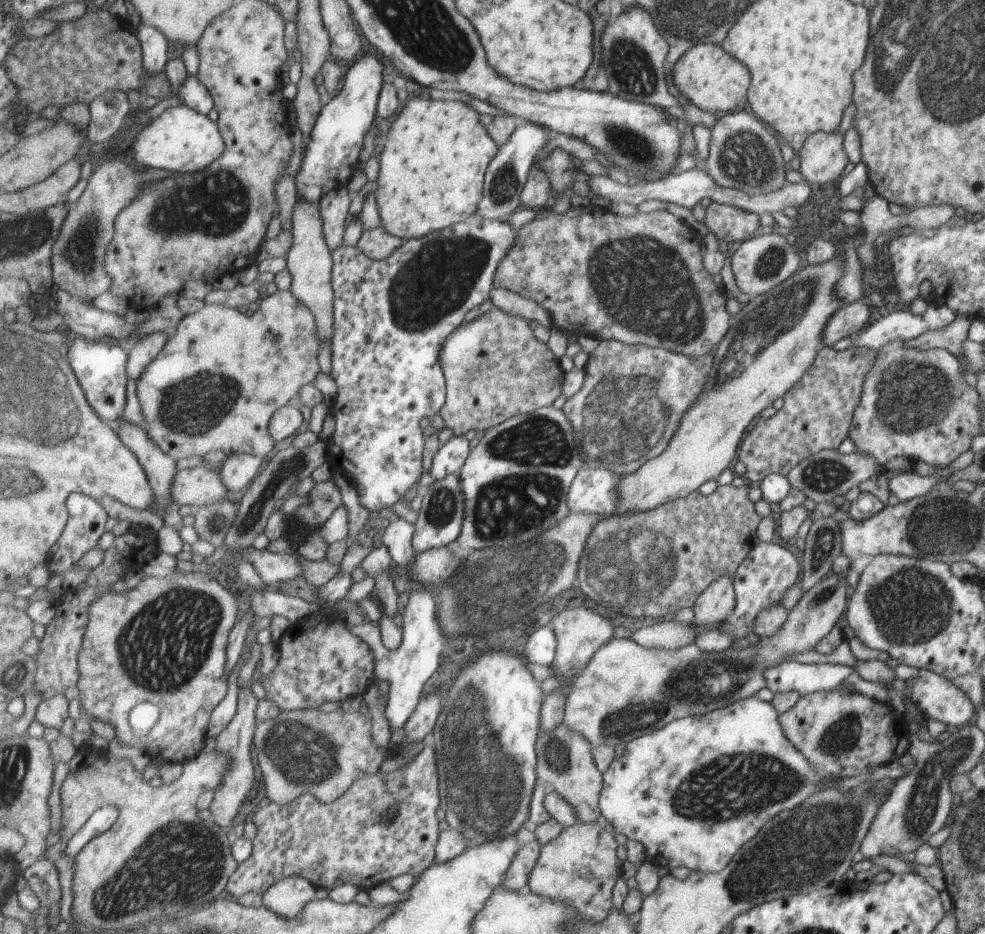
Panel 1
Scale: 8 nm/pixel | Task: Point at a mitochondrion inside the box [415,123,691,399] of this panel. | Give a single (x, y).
(491, 367)

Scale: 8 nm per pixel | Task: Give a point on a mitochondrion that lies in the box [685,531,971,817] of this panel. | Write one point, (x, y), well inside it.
(911, 606)

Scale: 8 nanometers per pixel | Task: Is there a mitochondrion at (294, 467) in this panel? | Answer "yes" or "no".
yes

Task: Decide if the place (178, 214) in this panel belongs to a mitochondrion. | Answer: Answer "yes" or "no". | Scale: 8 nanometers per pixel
yes

